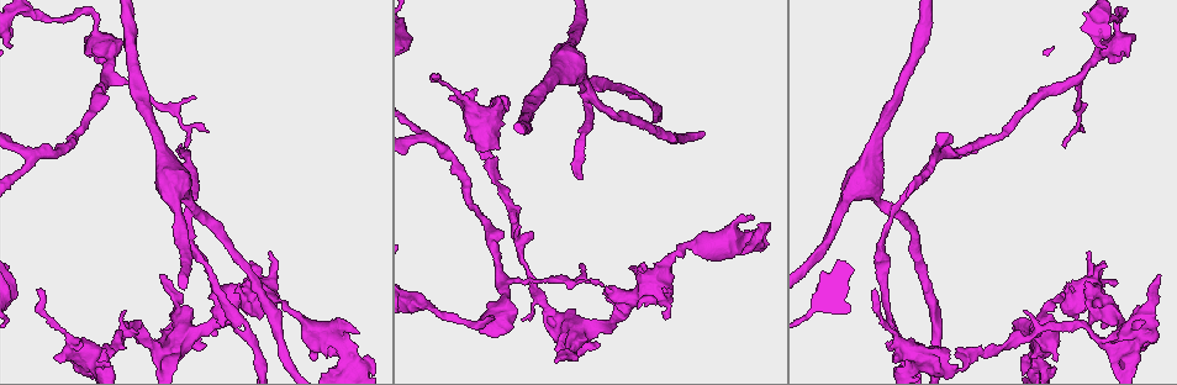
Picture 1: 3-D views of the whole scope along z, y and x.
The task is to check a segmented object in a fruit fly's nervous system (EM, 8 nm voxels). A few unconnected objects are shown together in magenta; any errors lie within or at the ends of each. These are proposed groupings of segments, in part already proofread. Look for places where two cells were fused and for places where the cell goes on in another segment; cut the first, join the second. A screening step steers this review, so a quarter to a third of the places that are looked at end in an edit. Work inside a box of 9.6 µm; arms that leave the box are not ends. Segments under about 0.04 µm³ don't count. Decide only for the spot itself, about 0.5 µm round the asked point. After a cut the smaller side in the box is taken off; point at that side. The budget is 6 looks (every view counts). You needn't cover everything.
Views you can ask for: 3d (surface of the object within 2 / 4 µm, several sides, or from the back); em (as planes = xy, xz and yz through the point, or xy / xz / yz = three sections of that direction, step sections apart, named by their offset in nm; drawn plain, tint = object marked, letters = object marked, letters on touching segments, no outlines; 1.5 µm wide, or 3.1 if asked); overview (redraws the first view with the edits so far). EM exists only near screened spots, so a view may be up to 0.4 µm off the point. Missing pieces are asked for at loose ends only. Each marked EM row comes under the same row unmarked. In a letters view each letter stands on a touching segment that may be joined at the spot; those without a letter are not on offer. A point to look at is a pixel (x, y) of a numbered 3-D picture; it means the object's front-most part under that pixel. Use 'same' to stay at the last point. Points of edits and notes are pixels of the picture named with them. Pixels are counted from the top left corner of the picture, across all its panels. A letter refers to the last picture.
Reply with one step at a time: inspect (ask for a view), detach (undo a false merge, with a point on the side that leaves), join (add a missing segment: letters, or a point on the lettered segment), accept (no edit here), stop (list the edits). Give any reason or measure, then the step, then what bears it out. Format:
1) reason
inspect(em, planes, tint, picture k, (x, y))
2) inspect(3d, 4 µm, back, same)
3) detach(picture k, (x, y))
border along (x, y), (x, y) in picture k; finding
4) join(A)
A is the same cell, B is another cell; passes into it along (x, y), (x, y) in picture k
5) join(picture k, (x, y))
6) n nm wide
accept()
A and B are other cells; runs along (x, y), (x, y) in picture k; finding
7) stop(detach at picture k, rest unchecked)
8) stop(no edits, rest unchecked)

abrupt turn
inspect(3d, 2 µm, back, picture 1, (98, 29))

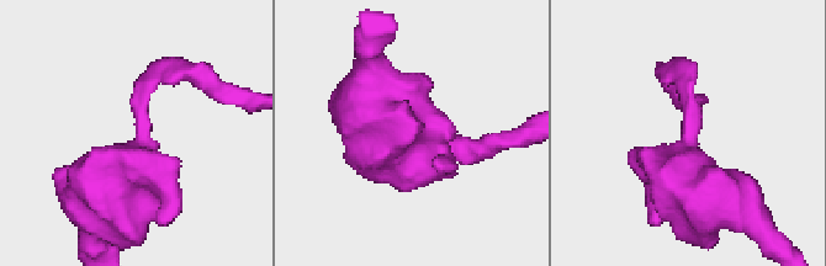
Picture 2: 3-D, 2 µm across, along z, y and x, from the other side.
inspect(em, xy, step 8, tint, picture 2, (139, 138))

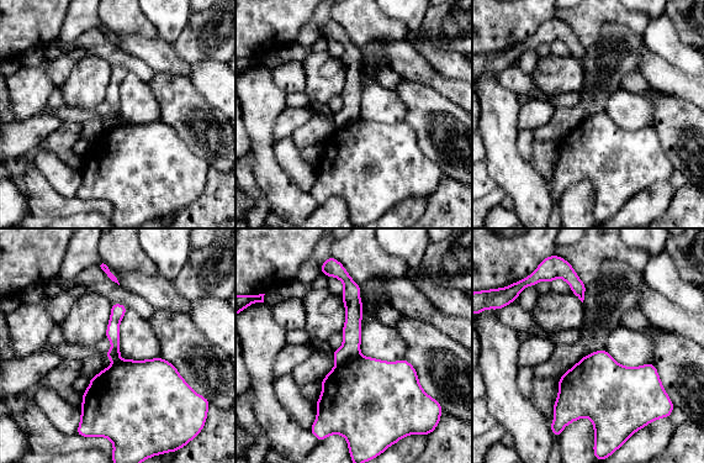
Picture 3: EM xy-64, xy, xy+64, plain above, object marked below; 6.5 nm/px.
another direction
inspect(em, planes, letters, same)

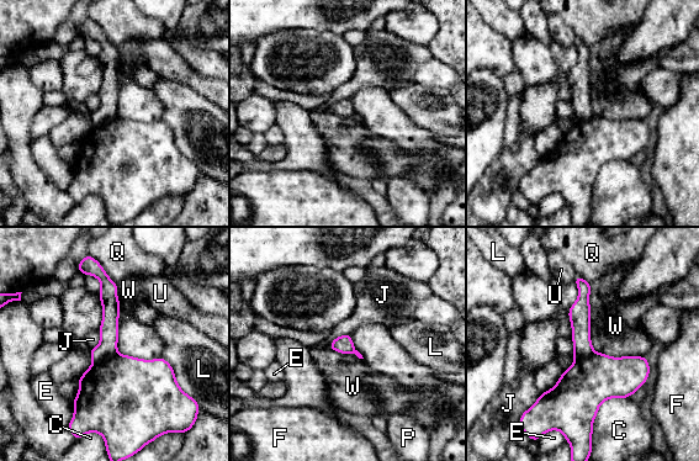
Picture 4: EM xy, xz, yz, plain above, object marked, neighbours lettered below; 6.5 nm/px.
detach(picture 4, (106, 349))
C, E, F, J, L, P, Q, U and W are other cells; the part that leaves runs along (98, 273), (109, 287), (109, 343), (96, 359) in picture 4; two cells meet here

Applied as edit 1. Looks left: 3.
branch stops here
inspect(3d, 4 µm, picture 1, (357, 333))

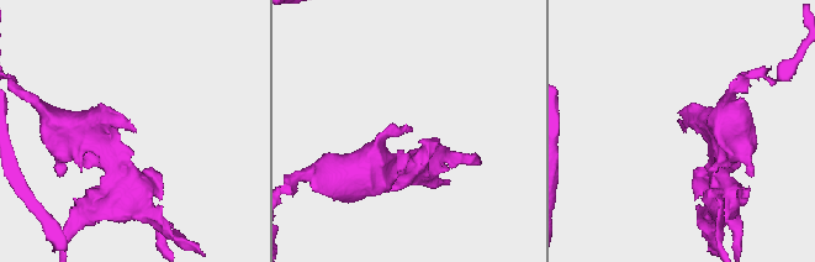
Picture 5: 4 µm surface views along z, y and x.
shape alone is not enough
inspect(em, xz, step 8, tint, picture 5, (683, 129))

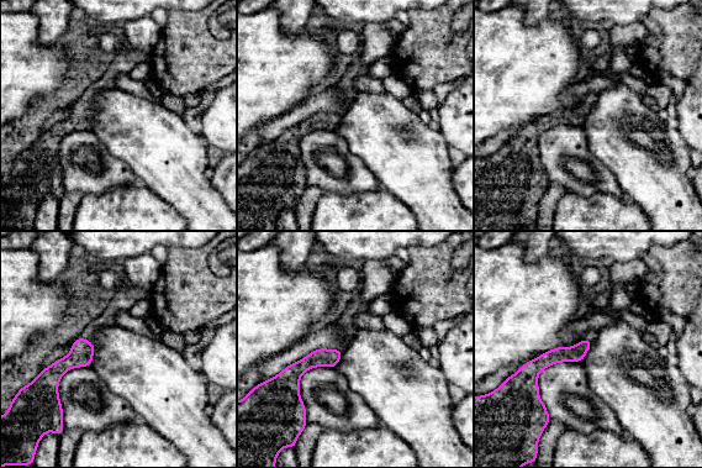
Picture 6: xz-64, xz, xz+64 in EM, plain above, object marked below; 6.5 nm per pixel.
inspect(em, planes, letters, same)

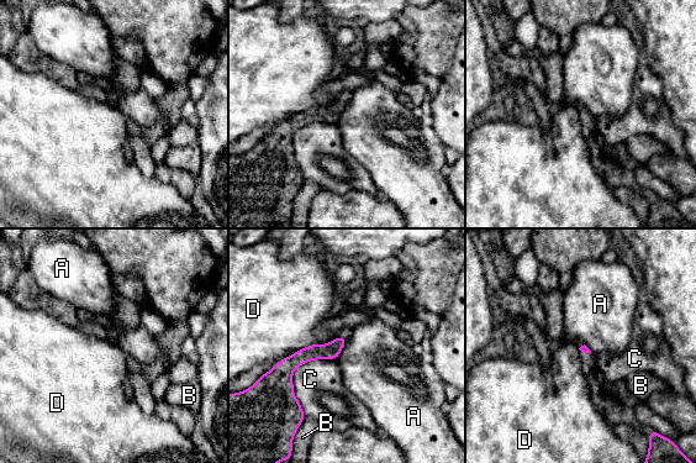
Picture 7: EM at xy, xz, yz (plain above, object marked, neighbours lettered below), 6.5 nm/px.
accept()
A, B, C and D are other cells; runs along (342, 342), (300, 357), (288, 369), (289, 390) in picture 7; no lettered segment goes on from it

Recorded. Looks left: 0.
stop(detach at picture 4, rest unchecked)

